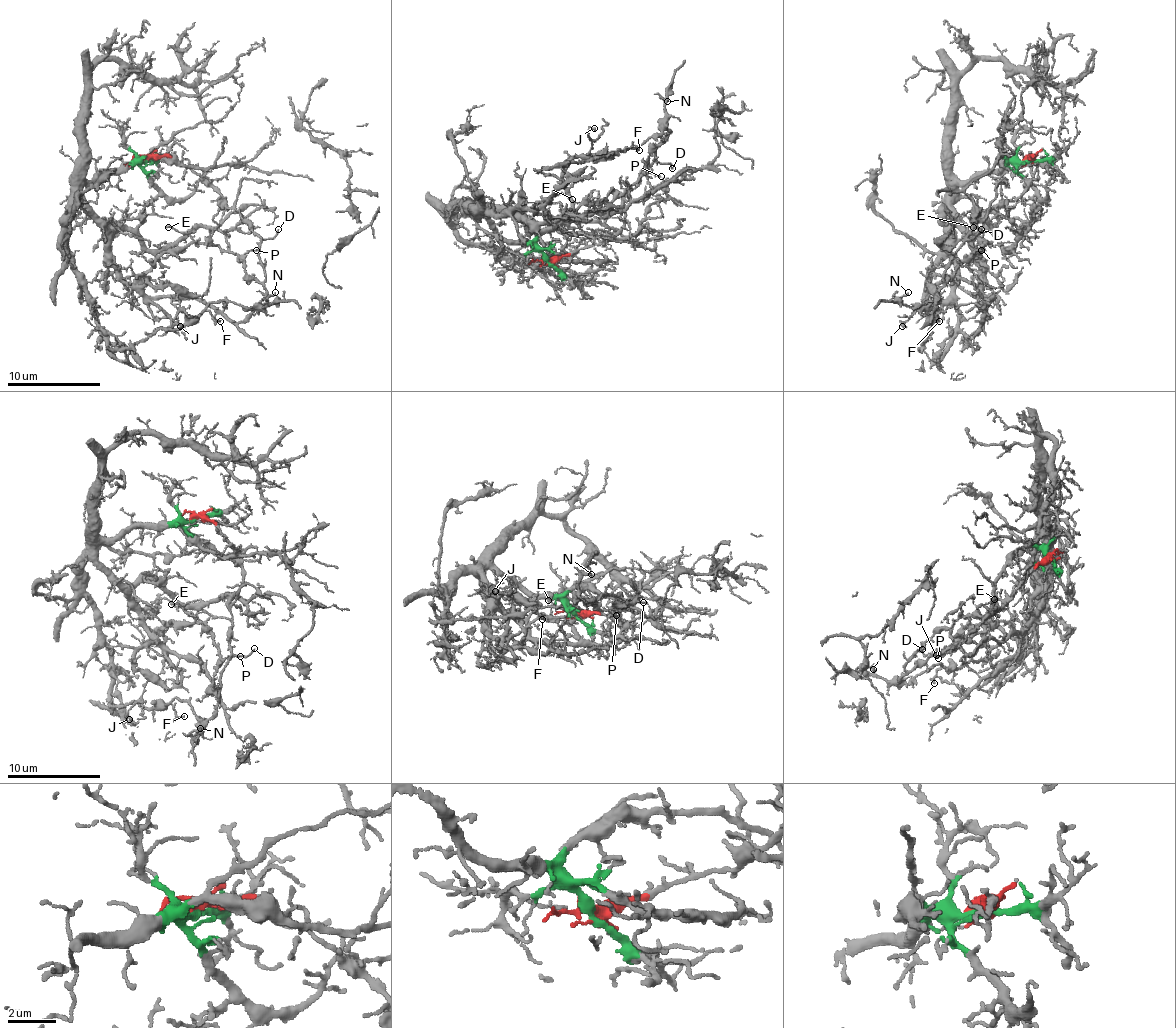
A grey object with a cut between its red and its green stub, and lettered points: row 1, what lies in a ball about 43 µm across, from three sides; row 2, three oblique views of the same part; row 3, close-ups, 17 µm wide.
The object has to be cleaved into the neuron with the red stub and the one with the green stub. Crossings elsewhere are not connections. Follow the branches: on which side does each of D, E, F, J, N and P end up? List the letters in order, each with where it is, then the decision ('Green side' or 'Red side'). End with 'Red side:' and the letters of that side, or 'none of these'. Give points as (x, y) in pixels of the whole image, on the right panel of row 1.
D: Place: (981, 229). Red side
E: Place: (973, 227). Red side
F: Place: (939, 321). Red side
J: Place: (902, 326). Green side
N: Place: (908, 292). Red side
P: Place: (981, 250). Red side
Red side: D, E, F, N, P

